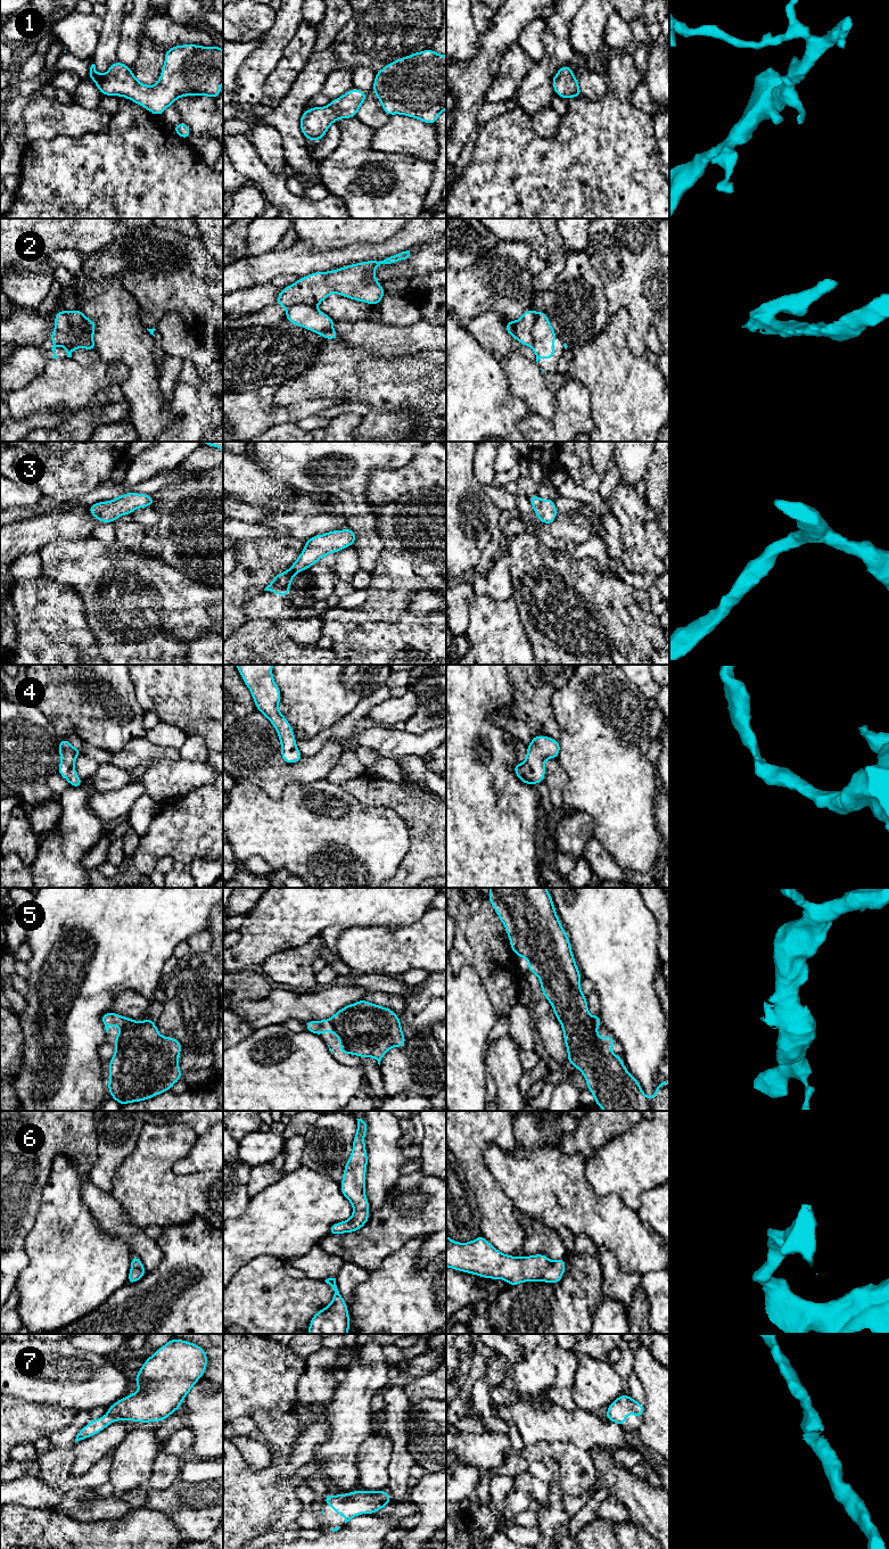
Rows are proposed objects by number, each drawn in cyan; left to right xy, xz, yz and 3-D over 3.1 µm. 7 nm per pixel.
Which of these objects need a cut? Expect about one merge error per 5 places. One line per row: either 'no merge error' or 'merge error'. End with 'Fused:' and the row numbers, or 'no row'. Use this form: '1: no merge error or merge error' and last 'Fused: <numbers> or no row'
1: no merge error
2: merge error
3: no merge error
4: no merge error
5: merge error
6: no merge error
7: no merge error
Fused: 2, 5

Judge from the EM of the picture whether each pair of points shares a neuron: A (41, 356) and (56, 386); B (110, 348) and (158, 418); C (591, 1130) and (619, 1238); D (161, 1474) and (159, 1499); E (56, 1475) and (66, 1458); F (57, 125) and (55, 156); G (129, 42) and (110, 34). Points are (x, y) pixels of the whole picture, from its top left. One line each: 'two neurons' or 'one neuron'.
A: two neurons
B: one neuron
C: two neurons
D: two neurons
E: one neuron
F: two neurons
G: two neurons

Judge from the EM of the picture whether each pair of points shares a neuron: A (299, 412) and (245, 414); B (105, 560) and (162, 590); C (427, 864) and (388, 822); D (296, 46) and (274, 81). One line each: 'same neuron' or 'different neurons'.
A: same neuron
B: same neuron
C: different neurons
D: same neuron

